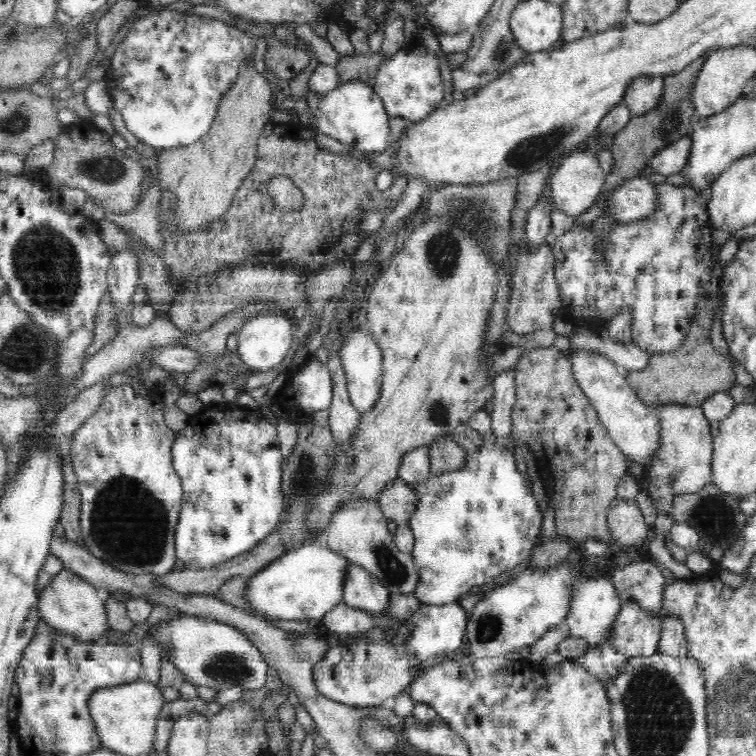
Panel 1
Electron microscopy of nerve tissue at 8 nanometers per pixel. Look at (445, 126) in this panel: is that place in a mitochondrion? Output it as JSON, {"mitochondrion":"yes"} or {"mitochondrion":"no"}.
{"mitochondrion":"no"}

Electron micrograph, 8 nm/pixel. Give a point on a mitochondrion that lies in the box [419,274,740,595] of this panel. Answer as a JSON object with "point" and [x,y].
{"point":[714,514]}

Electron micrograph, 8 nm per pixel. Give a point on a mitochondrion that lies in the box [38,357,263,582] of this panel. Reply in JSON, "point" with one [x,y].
{"point":[128,523]}

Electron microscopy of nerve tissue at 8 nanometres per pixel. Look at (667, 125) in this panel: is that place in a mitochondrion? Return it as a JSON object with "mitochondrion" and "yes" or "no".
{"mitochondrion":"yes"}

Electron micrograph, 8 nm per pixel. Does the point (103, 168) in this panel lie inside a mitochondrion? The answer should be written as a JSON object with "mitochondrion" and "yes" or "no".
{"mitochondrion":"yes"}

